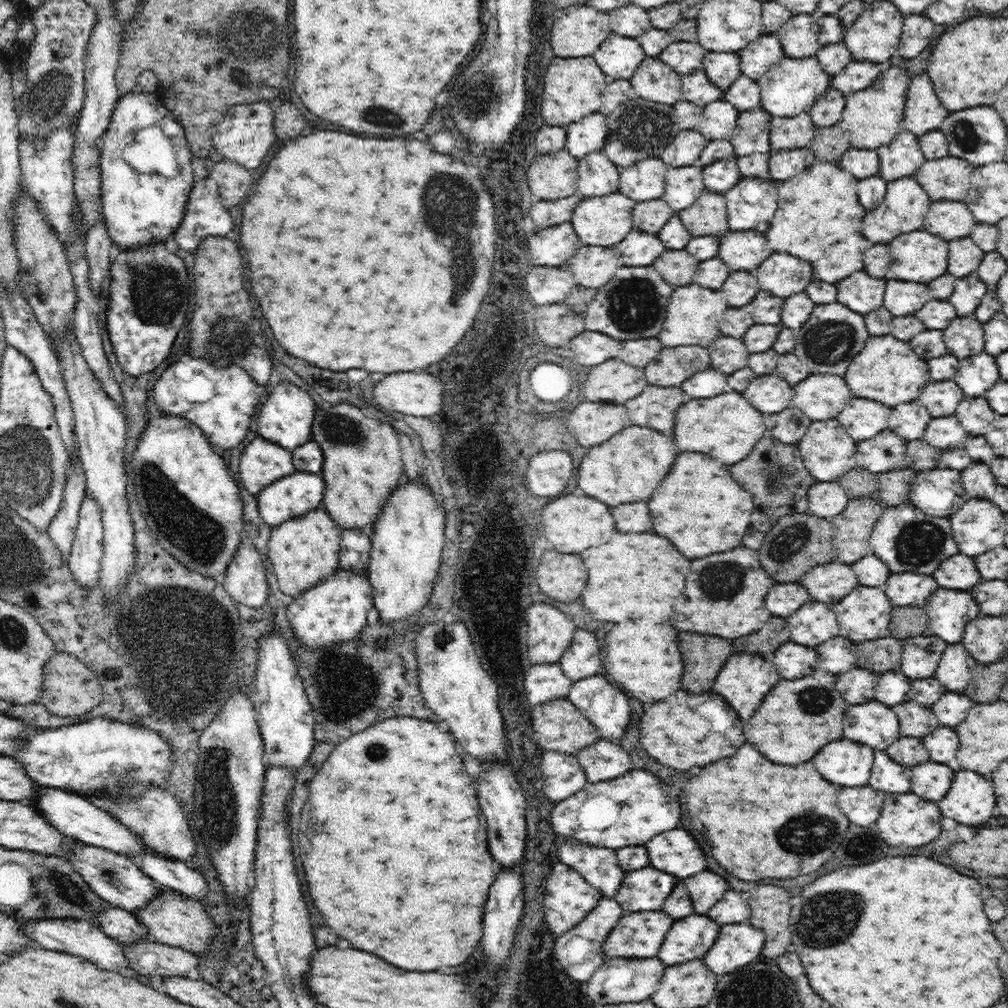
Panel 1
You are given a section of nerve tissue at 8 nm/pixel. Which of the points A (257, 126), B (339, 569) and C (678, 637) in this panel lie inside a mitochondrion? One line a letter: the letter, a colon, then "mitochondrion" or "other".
A: other
B: other
C: other

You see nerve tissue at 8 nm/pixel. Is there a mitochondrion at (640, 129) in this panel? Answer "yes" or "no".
yes

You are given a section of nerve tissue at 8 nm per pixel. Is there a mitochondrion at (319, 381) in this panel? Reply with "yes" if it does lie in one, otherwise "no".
no

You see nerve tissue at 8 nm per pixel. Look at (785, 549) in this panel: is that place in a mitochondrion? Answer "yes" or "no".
yes

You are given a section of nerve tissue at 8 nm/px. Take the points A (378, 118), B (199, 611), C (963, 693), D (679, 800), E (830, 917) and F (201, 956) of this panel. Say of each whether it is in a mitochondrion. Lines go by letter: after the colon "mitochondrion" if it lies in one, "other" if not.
A: mitochondrion
B: mitochondrion
C: other
D: other
E: mitochondrion
F: other

